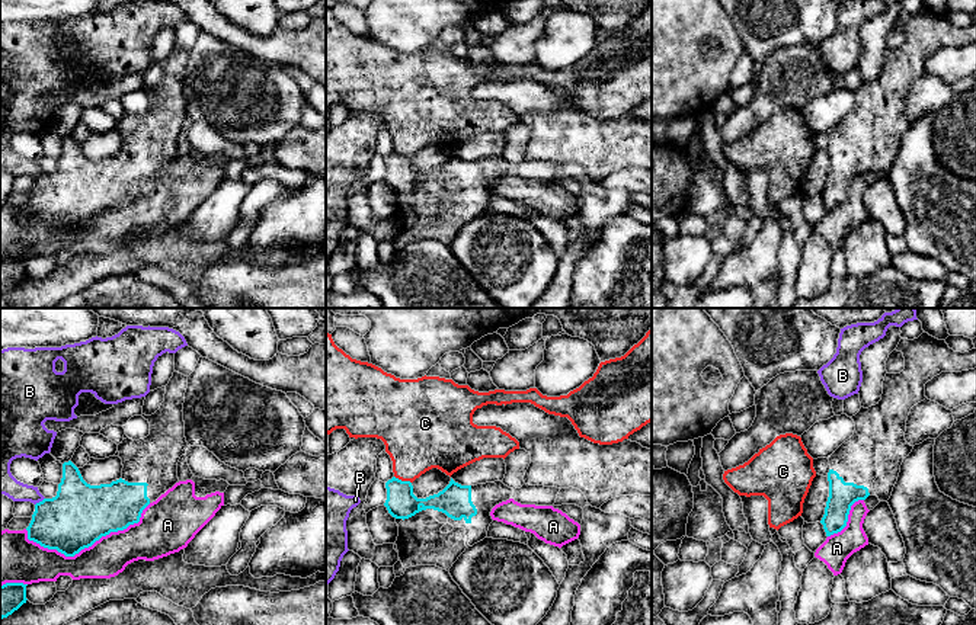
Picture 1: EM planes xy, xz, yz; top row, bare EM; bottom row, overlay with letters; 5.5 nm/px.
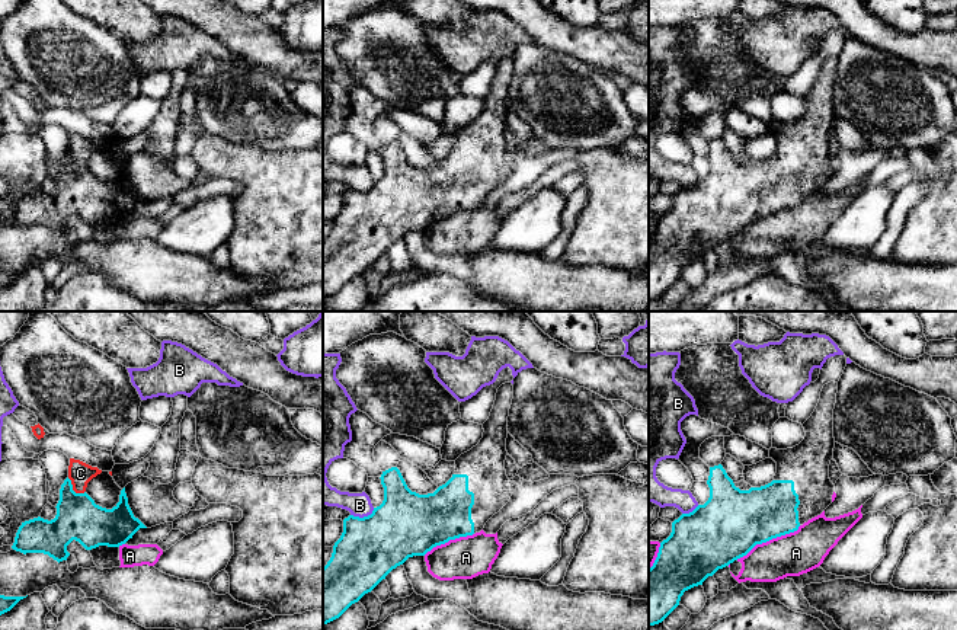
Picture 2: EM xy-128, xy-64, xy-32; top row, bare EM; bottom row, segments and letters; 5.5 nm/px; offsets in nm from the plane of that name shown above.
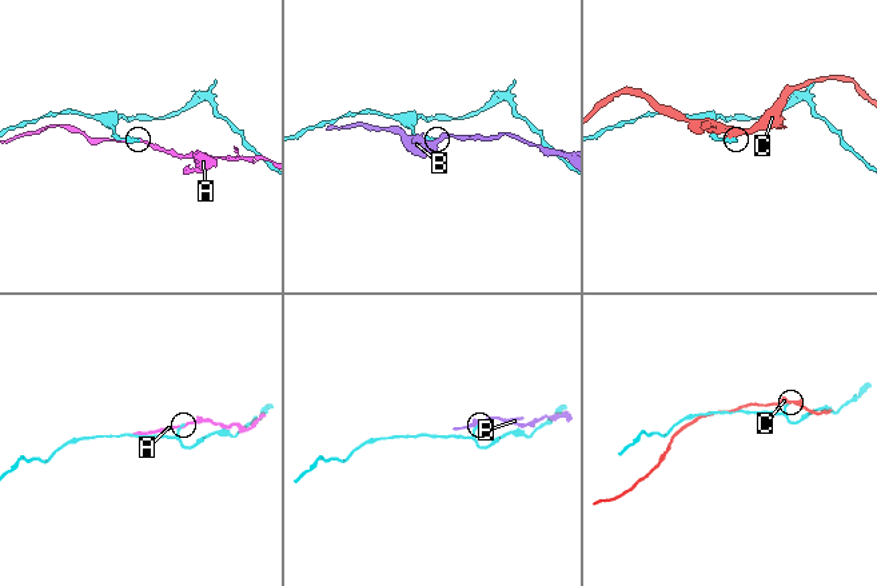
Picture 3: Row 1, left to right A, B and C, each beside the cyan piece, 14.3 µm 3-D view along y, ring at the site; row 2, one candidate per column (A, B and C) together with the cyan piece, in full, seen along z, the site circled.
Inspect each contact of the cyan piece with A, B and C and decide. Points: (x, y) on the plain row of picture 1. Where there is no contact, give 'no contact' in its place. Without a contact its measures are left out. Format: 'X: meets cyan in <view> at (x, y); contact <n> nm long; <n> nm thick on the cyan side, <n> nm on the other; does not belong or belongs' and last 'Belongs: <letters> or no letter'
A: meets cyan in xy at (90, 220); contact 700 nm long; 340 nm thick on the cyan side, 220 nm on the other; does not belong
B: meets cyan in xy at (40, 176); contact 70 nm long; 340 nm thick on the cyan side, 140 nm on the other; does not belong
C: meets cyan in xz at (403, 156); contact 100 nm long; 170 nm thick on the cyan side, 360 nm on the other; does not belong
Belongs: no letter

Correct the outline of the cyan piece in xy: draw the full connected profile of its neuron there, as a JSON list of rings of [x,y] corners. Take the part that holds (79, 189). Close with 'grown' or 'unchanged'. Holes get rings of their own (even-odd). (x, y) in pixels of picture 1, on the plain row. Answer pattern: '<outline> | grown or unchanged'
[[[175,45],[166,60],[164,76],[160,83],[151,90],[143,89],[150,97],[150,109],[140,115],[127,112],[118,119],[124,140],[119,154],[111,158],[90,160],[71,135],[64,137],[57,170],[35,179],[32,195],[26,202],[28,214],[44,222],[57,224],[65,231],[74,231],[102,211],[138,198],[143,185],[179,157],[177,137],[189,122],[183,96],[186,62],[188,51]]] | grown

